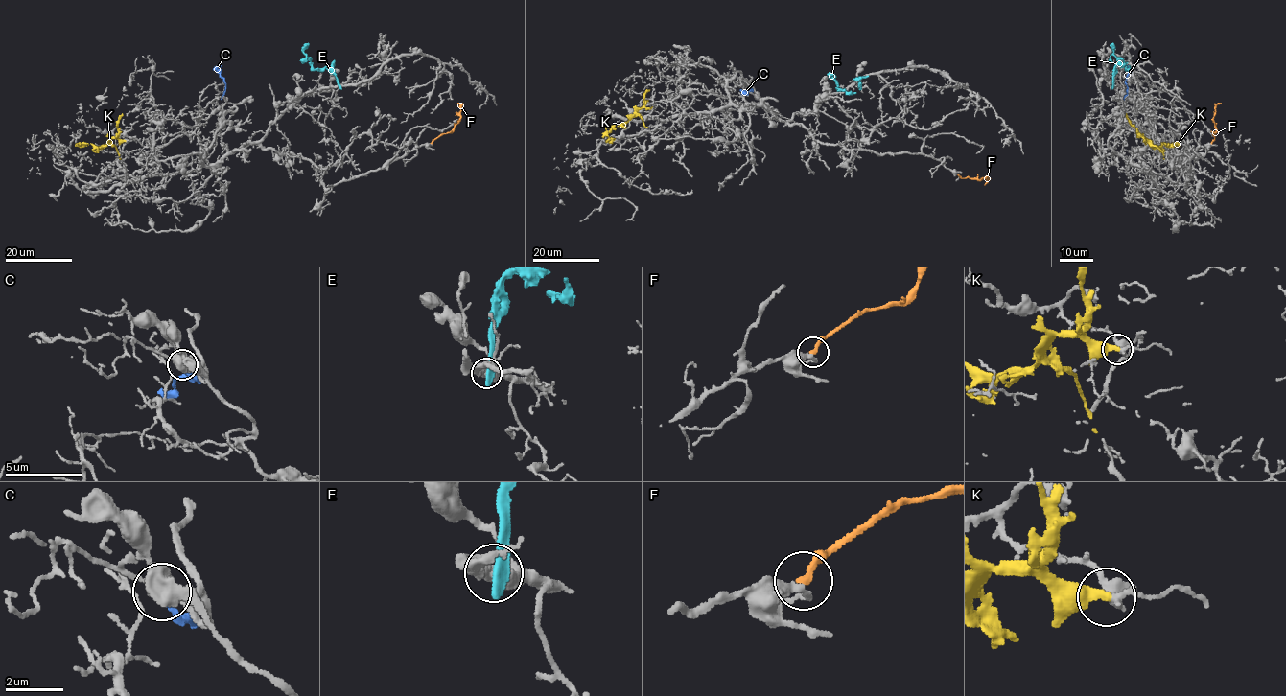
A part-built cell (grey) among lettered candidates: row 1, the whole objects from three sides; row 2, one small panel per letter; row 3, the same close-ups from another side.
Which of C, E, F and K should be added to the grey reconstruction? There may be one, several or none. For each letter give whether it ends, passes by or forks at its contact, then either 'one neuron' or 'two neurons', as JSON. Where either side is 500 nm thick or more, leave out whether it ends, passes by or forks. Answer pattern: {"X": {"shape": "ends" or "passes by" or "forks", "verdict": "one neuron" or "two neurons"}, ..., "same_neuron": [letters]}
{"C": {"shape": "ends", "verdict": "two neurons"}, "E": {"shape": "ends", "verdict": "two neurons"}, "F": {"shape": "ends", "verdict": "one neuron"}, "K": {"shape": "ends", "verdict": "two neurons"}, "same_neuron": ["F"]}

